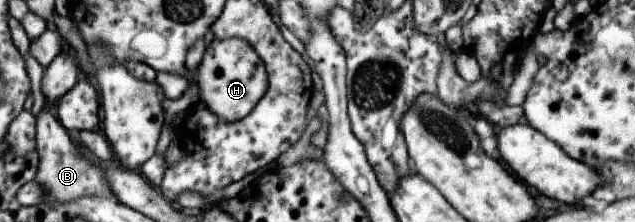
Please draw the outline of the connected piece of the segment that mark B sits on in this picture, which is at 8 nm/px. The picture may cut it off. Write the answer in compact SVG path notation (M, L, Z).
M43 104L41 111L35 116L35 151L38 155L38 164L32 181L45 189L43 201L70 202L85 196L112 198L113 194L101 172L87 165L83 155L77 151L75 142L69 138L68 132L62 128L57 117L47 111L47 107Z

